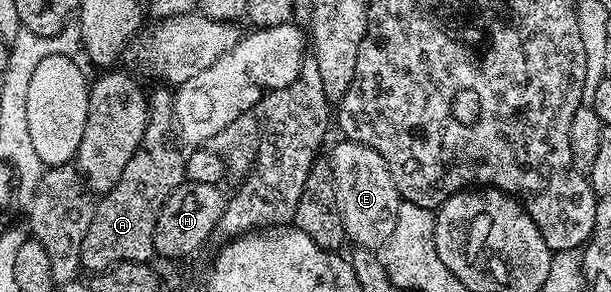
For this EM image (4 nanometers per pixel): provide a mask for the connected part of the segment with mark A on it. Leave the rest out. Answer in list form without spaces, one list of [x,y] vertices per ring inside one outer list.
[[[161,88],[149,94],[146,134],[132,159],[128,159],[124,175],[120,175],[114,189],[97,198],[92,224],[88,227],[88,235],[84,235],[84,245],[80,247],[83,270],[107,269],[125,261],[149,262],[155,256],[156,219],[167,199],[186,181],[183,150],[166,138],[169,133],[171,136],[174,125],[174,99],[169,88]]]

